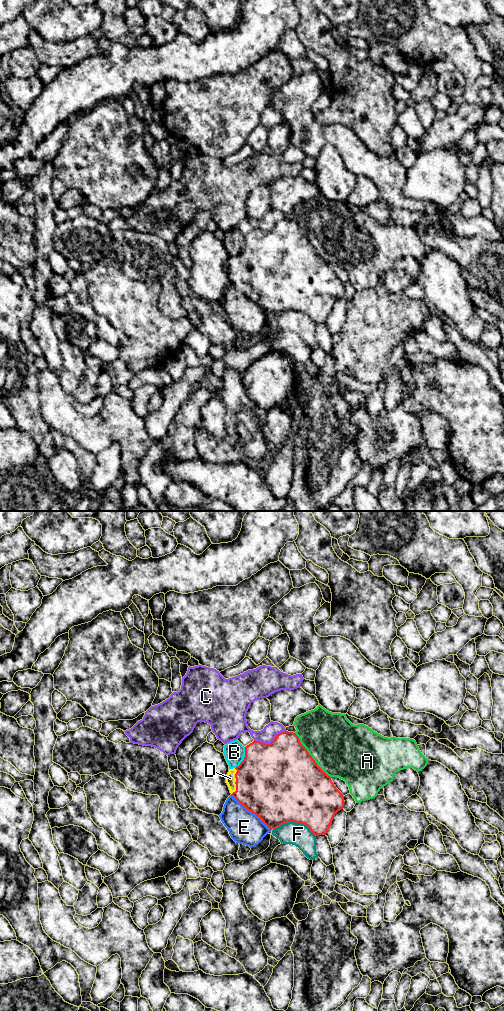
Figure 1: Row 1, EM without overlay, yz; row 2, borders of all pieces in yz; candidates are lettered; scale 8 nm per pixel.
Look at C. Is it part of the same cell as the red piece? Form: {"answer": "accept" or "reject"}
{"answer": "reject"}

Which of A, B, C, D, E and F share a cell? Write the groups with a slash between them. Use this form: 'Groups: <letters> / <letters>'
Groups: A / B / C / D / E / F

